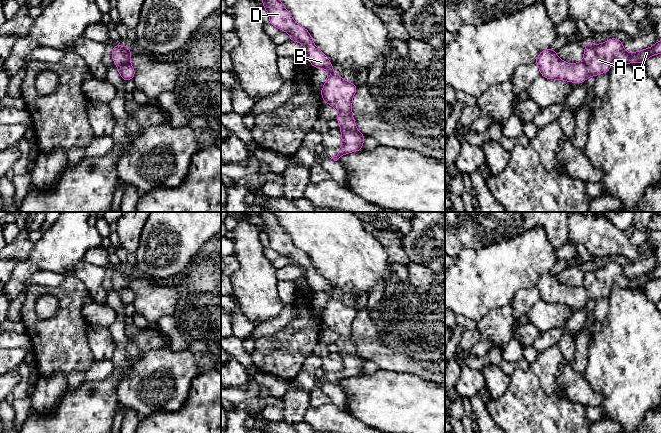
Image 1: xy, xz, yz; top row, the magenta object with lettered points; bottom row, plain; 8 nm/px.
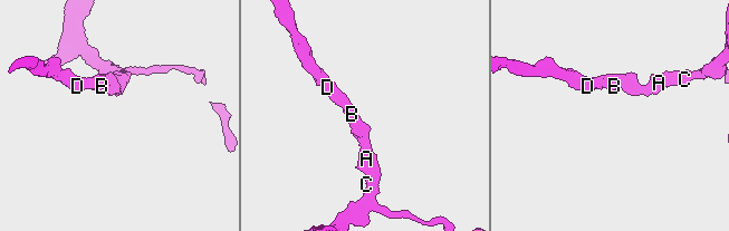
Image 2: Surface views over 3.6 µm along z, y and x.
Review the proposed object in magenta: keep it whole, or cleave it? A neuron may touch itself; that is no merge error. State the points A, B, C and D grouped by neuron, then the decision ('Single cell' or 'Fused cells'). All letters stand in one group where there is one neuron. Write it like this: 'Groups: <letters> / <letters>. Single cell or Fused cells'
Groups: A B C D. Single cell

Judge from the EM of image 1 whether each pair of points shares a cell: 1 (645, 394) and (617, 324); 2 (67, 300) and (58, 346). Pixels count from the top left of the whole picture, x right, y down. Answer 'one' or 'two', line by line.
1: one
2: one

